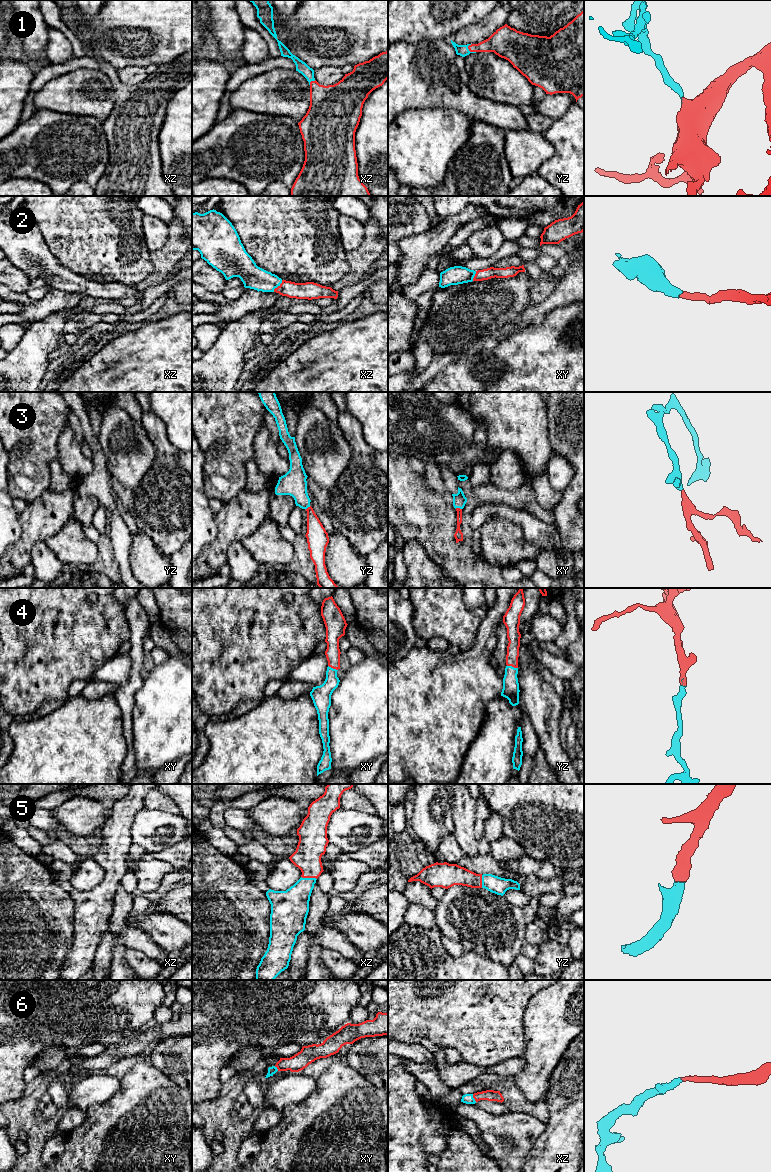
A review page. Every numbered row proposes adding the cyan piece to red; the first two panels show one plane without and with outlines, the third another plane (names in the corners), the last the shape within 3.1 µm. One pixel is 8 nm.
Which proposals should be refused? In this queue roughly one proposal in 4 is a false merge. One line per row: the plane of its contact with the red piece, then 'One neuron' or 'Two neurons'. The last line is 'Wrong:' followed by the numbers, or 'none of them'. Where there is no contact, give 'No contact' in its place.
1: Touches red in yz. One neuron
2: Touches red in xz. One neuron
3: Touches red in xy. One neuron
4: Touches red in yz. One neuron
5: Touches red in xz. One neuron
6: Touches red in xz. One neuron
Wrong: none of them

